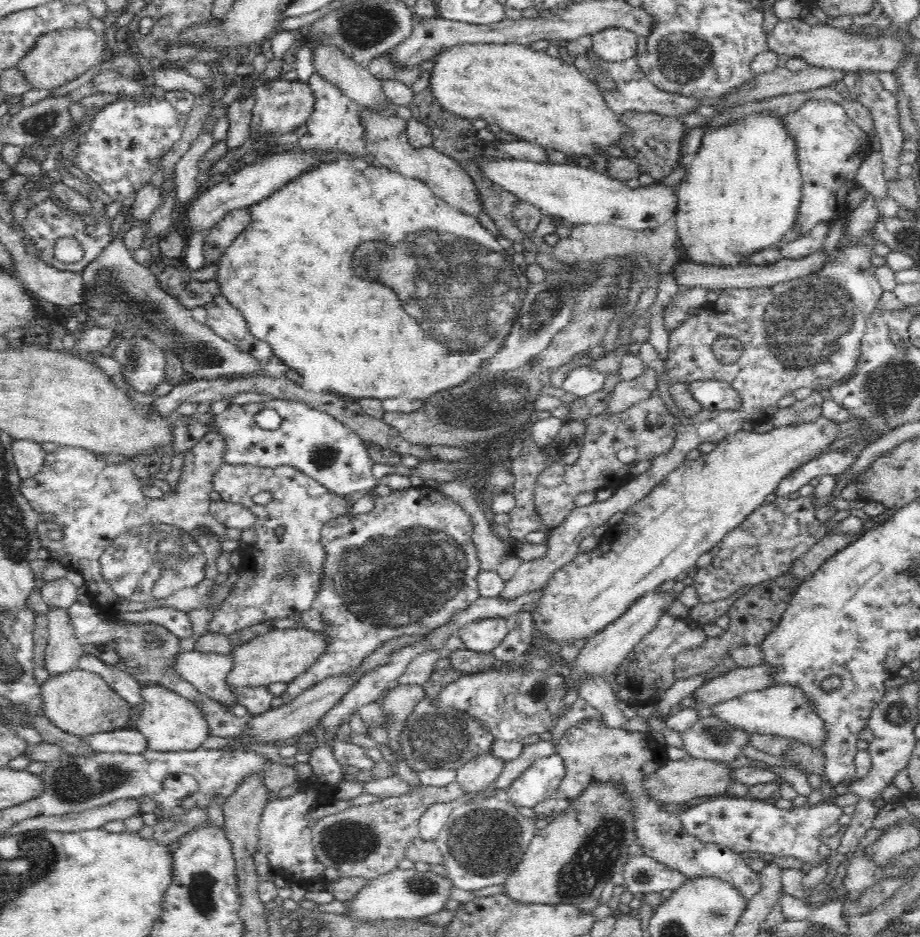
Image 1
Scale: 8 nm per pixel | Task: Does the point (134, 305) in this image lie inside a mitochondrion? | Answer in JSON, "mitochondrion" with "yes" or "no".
{"mitochondrion":"yes"}

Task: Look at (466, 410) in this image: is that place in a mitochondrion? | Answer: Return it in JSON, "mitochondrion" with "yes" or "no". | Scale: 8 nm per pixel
{"mitochondrion":"yes"}

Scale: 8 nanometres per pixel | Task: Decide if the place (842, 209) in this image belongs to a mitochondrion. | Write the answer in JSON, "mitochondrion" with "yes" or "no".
{"mitochondrion":"no"}

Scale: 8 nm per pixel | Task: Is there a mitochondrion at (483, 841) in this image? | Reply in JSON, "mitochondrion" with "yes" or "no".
{"mitochondrion":"yes"}

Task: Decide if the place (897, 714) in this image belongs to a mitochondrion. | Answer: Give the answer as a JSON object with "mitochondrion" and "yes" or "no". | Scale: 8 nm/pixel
{"mitochondrion":"yes"}

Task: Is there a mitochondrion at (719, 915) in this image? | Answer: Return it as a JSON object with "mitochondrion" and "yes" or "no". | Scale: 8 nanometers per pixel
{"mitochondrion":"yes"}

